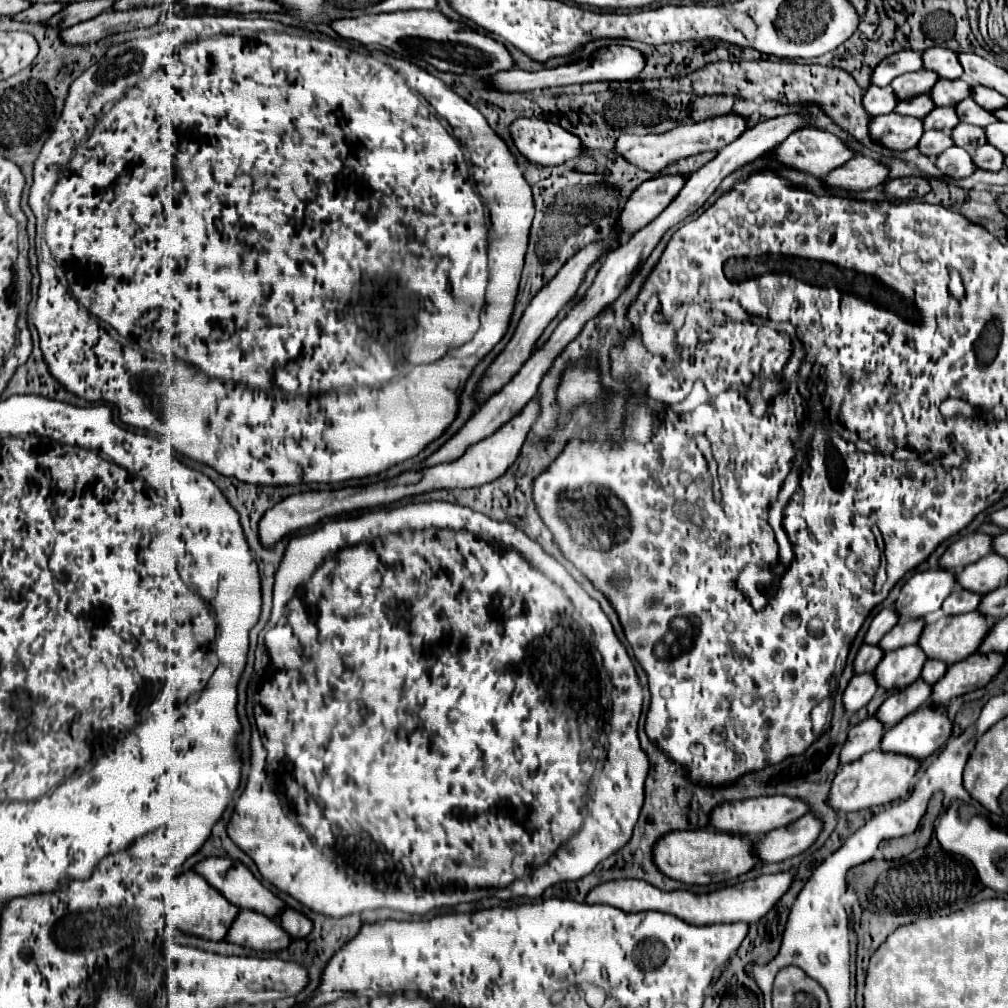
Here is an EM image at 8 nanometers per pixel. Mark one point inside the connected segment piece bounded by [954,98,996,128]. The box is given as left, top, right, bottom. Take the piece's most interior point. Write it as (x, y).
(968, 111)

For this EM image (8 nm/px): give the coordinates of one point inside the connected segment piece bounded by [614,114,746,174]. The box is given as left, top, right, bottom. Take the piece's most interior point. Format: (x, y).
(652, 152)

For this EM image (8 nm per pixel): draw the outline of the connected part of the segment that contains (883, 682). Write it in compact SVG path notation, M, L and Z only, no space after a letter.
M904 646L902 650L884 654L872 676L882 690L902 690L920 678L924 662L926 654L918 646Z

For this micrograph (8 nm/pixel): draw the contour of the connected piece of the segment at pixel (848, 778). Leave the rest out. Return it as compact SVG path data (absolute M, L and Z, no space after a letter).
M874 750L874 752L866 754L866 758L860 758L858 762L854 762L850 766L842 766L836 772L836 776L832 780L832 790L828 794L828 806L836 814L846 814L846 812L866 810L872 806L882 806L892 800L898 800L912 788L918 766L920 766L920 762L914 758Z

